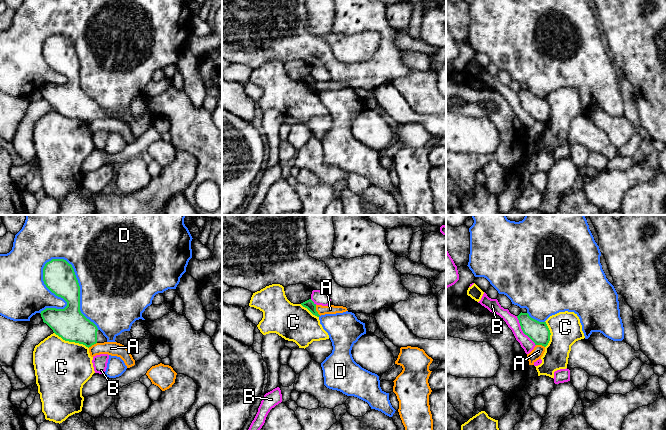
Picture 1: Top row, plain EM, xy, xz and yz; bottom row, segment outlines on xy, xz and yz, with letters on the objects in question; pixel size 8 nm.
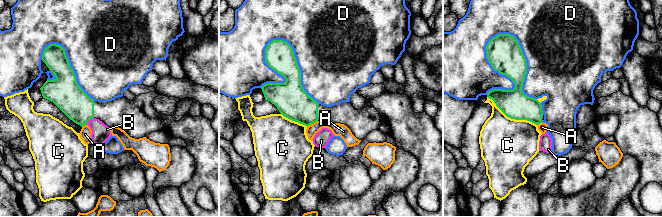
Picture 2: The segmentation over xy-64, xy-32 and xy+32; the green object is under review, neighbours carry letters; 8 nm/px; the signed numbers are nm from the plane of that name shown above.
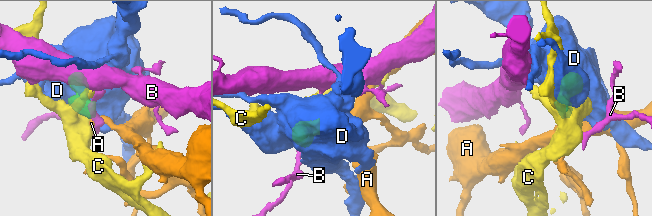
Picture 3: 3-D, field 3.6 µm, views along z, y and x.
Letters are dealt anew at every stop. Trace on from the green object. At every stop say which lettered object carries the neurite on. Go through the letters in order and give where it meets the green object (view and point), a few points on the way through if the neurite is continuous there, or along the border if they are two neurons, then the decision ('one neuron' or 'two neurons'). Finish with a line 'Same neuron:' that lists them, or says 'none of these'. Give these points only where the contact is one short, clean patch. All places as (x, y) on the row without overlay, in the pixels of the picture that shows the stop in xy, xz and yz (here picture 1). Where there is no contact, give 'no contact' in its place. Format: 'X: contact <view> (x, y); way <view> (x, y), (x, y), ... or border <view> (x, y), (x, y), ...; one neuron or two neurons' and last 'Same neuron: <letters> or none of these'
A: contact xz (315, 86); border xz (315, 81), (315, 86), (320, 91); two neurons
B: contact yz (522, 106); border yz (516, 92), (521, 106), (535, 121); two neurons
C: contact xy (71, 117); border xy (54, 108), (65, 116), (82, 119), (88, 124); two neurons
D: contact xy (79, 62); two neurons
Same neuron: none of these

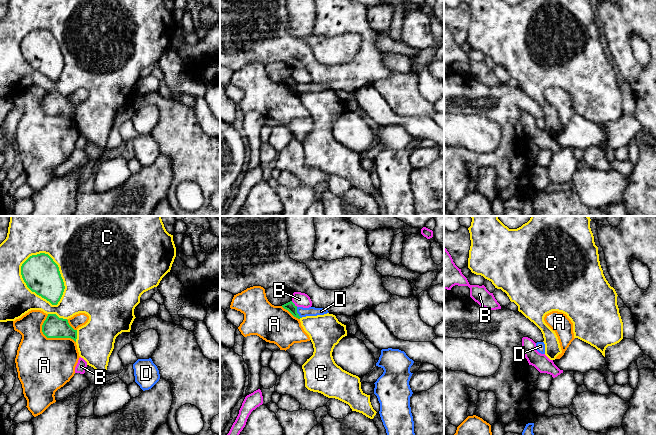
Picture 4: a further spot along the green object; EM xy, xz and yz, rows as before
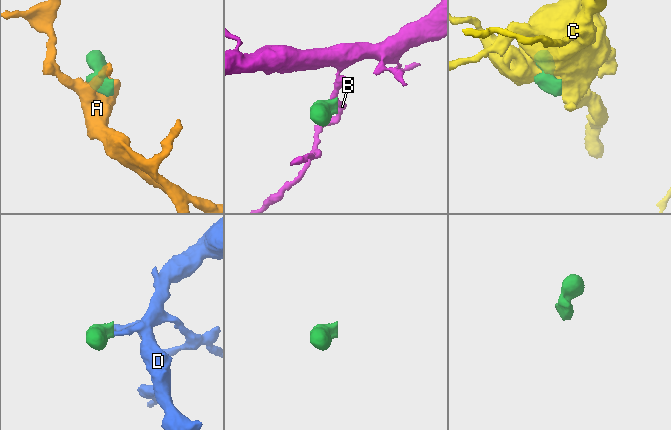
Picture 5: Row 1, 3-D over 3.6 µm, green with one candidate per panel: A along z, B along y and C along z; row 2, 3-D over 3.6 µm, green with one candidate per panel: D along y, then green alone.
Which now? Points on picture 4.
A: contact xy (50, 113); border xy (47, 90), (42, 108), (47, 113), (70, 113), (75, 118); two neurons
B: contact xz (293, 79); border xz (291, 77), (297, 82); two neurons
C: contact xy (26, 60); two neurons
D: contact xz (296, 88); border xz (296, 83), (296, 88), (301, 93); two neurons
Same neuron: none of these

